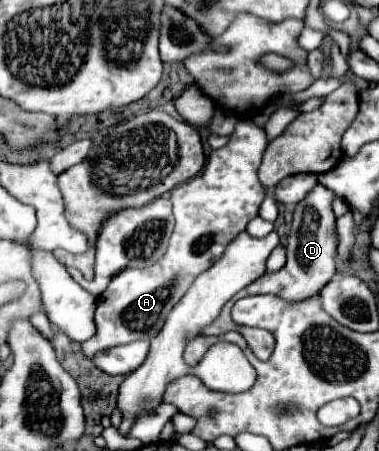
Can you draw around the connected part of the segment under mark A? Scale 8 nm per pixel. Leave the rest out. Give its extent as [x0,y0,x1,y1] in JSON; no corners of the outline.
[81,118,265,360]

